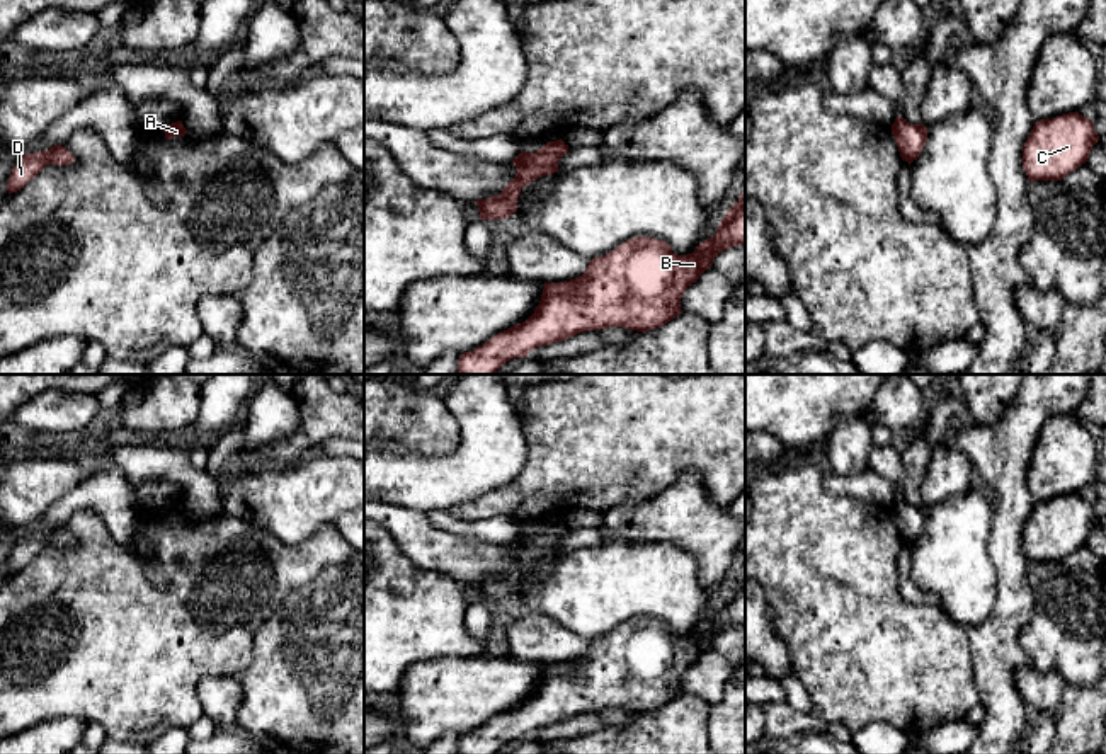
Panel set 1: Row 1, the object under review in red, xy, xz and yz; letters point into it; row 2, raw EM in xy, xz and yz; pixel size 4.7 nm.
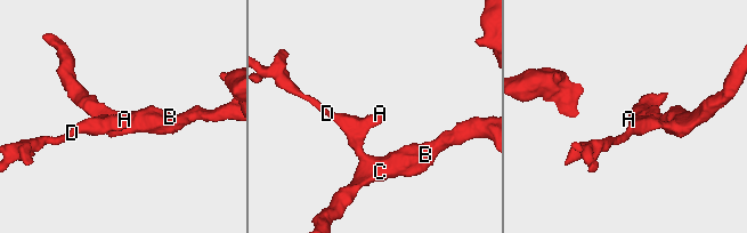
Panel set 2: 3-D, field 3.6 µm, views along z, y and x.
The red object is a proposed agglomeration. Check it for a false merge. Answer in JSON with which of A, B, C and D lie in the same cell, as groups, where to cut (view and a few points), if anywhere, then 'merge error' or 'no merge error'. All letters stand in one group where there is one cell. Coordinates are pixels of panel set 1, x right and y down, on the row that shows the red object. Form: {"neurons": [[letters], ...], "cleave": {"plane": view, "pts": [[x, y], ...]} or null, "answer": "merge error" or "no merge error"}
{"neurons": [["A", "B", "C", "D"]], "cleave": null, "answer": "no merge error"}

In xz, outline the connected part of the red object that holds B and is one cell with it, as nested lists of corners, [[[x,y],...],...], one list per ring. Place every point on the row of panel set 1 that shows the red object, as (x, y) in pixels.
[[[745,192],[725,213],[716,233],[699,243],[693,254],[677,255],[664,240],[636,237],[623,242],[602,257],[589,260],[585,272],[563,283],[544,283],[541,301],[522,323],[499,332],[458,361],[458,374],[493,374],[507,361],[527,357],[541,346],[562,342],[580,332],[623,327],[648,332],[665,325],[681,311],[681,298],[687,286],[711,267],[713,259],[732,247],[745,243]]]

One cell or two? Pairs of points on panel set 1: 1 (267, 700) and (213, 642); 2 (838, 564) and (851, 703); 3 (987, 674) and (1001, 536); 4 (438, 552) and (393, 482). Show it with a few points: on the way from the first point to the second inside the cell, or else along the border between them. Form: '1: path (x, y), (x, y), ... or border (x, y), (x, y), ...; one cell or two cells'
1: border (256, 632), (250, 662), (233, 676); two cells
2: path (848, 598), (851, 669); one cell
3: path (997, 640), (1009, 616), (1009, 571); one cell
4: border (381, 501), (426, 513); two cells

